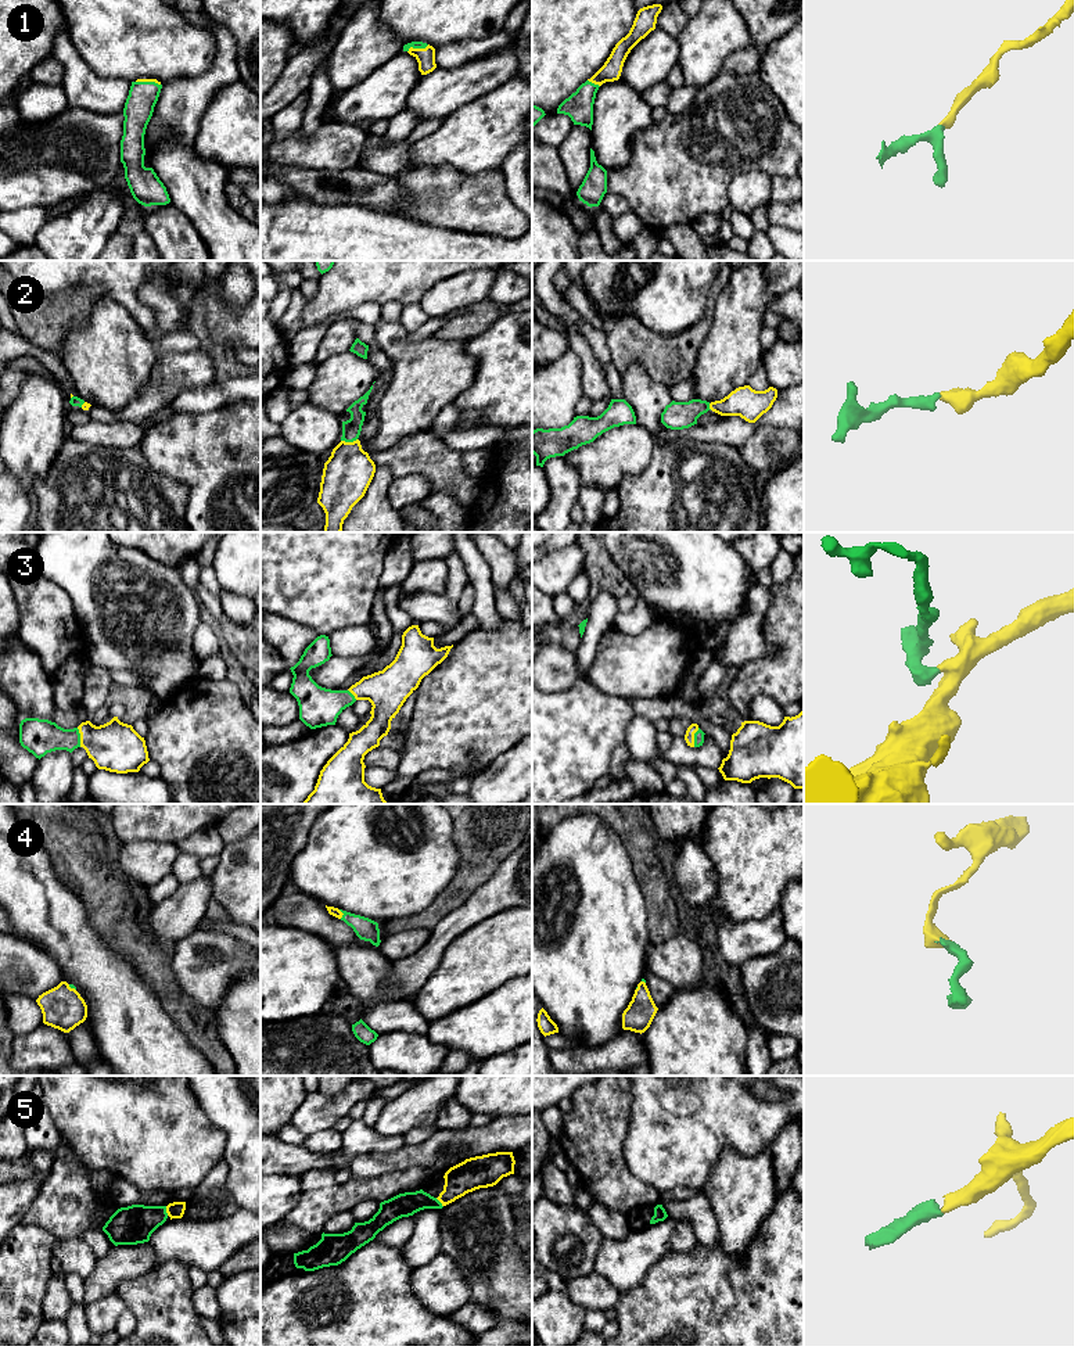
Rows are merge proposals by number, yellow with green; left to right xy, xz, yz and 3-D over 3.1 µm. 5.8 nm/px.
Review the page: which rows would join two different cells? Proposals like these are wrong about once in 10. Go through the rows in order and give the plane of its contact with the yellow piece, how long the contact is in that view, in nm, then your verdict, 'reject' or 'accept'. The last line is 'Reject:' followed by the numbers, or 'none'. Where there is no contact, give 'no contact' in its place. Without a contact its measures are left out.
1: contact in xz; length 130 nm; accept
2: contact in xz; length 100 nm; accept
3: contact in xy; length 110 nm; accept
4: contact in xz; length 60 nm; accept
5: contact in xy; length 60 nm; accept
Reject: none

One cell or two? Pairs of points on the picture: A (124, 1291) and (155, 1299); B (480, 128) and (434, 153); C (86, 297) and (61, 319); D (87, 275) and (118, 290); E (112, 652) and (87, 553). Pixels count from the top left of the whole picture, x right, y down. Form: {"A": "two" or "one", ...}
{"A": "one", "B": "one", "C": "one", "D": "one", "E": "one"}

